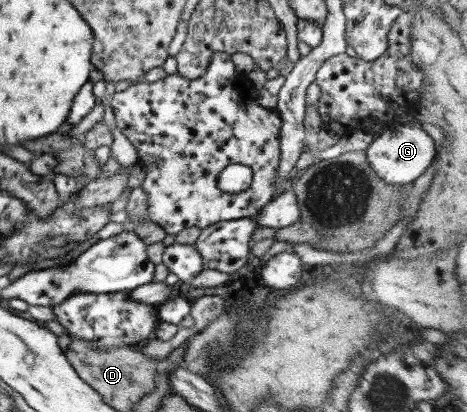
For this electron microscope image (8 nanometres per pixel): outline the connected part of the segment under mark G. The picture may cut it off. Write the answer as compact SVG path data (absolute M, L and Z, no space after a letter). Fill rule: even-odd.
M419 121L410 123L388 124L382 132L374 135L365 149L365 161L376 173L376 176L386 184L408 184L416 180L428 168L435 158L435 143L433 138L423 129Z

